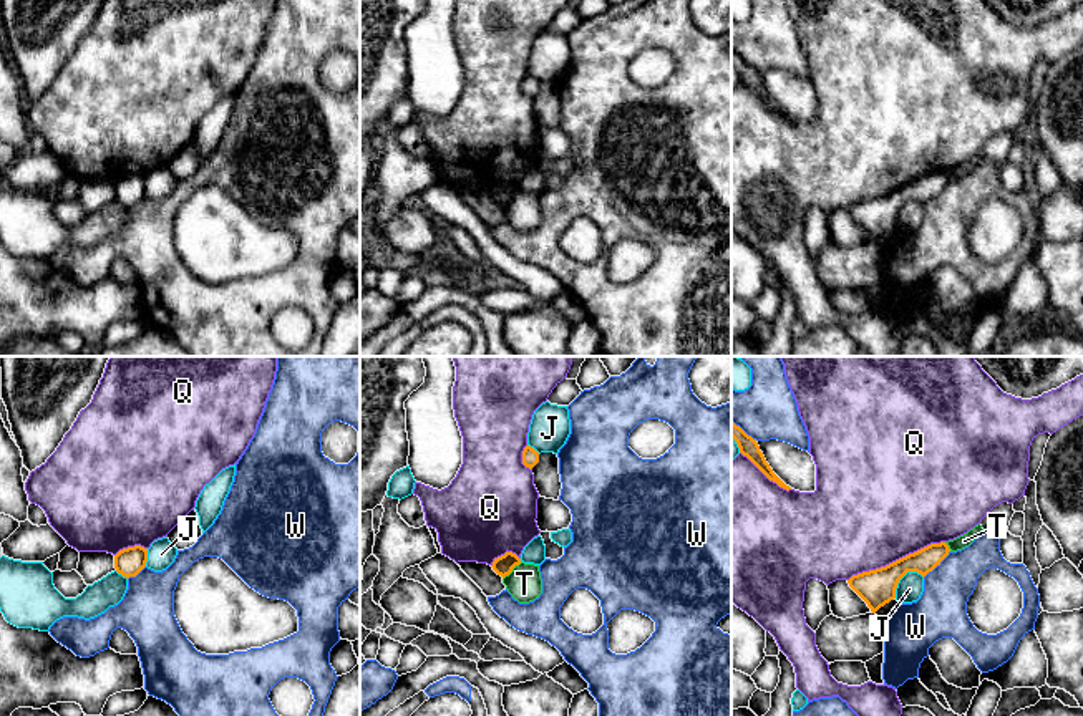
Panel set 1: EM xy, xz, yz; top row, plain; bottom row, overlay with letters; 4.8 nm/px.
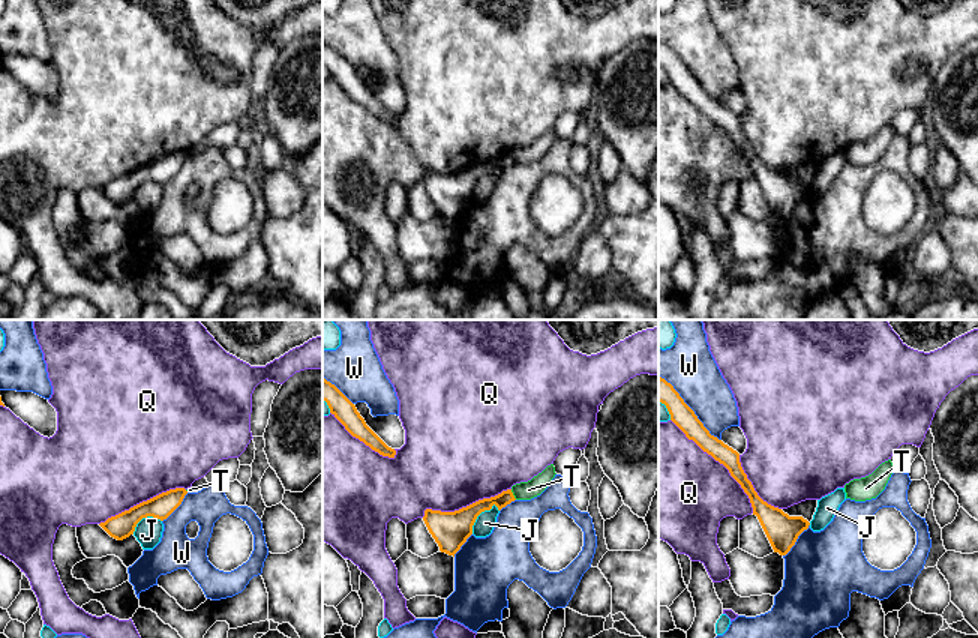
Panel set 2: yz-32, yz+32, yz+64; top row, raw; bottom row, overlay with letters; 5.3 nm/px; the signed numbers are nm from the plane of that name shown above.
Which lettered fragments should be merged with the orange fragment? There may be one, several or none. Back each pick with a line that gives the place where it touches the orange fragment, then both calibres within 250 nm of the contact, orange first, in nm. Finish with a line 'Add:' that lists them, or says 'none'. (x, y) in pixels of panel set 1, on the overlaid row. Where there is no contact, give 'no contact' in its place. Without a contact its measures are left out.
Add: none

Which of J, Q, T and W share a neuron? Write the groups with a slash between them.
J / Q / T / W

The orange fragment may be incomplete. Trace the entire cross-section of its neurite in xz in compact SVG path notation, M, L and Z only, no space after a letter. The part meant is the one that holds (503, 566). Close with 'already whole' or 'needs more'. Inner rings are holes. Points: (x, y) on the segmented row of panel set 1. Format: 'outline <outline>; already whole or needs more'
outline M506 552L504 555L494 559L491 567L498 575L501 575L504 578L519 564L521 564L521 559L516 554Z; already whole

